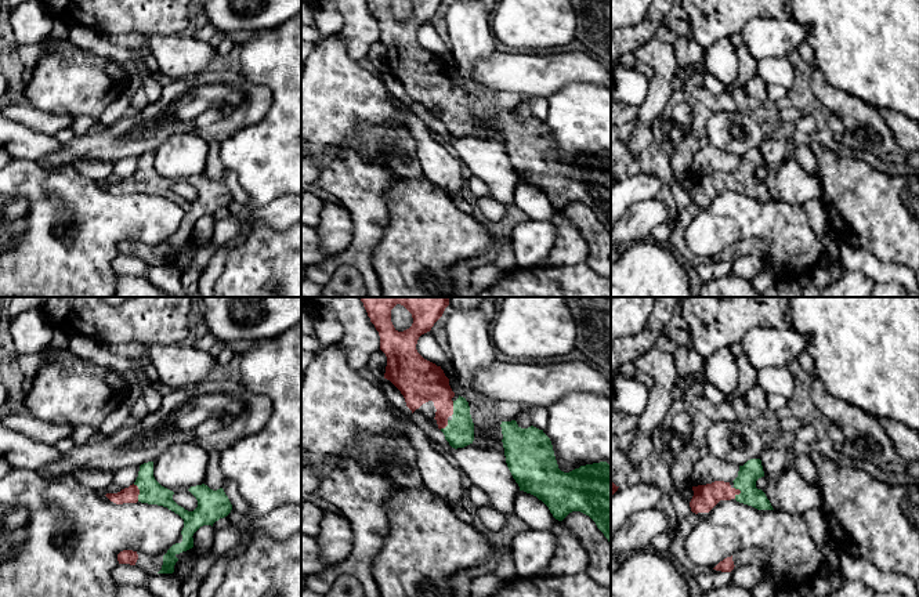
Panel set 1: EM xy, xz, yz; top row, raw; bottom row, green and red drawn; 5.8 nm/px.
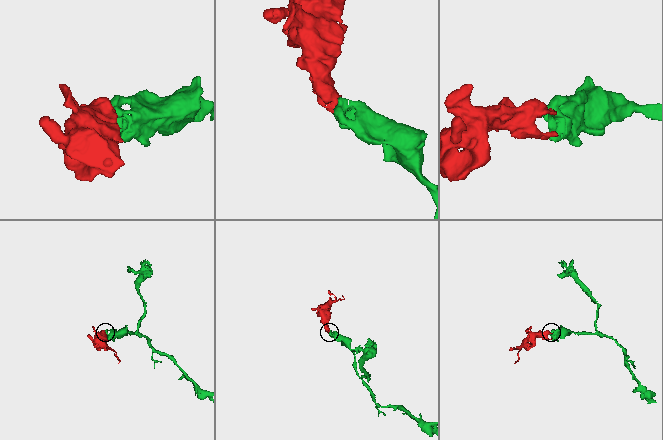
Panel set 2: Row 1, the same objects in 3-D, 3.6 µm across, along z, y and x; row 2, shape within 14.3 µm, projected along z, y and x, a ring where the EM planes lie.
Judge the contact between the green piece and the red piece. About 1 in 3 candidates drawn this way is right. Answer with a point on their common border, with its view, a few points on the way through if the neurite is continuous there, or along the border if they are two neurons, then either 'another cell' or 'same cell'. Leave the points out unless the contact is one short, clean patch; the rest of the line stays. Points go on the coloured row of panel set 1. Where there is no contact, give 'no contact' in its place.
meets green in xy at (140, 492); runs through xy (151, 492), (140, 492), (129, 495); same cell

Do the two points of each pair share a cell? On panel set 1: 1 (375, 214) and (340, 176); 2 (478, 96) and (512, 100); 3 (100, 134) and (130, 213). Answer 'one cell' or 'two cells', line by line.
1: one cell
2: one cell
3: two cells

